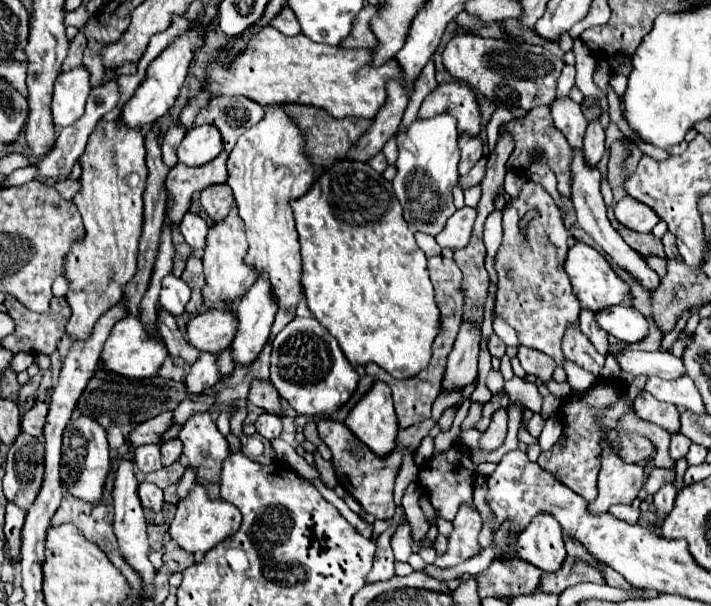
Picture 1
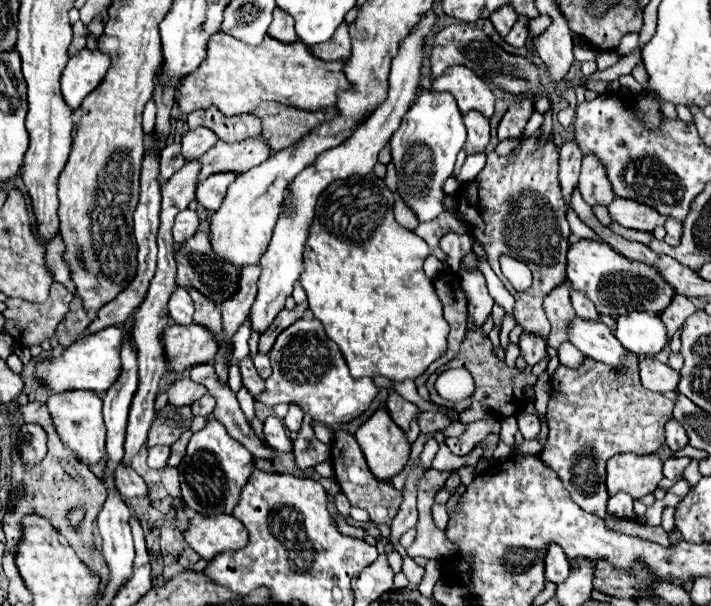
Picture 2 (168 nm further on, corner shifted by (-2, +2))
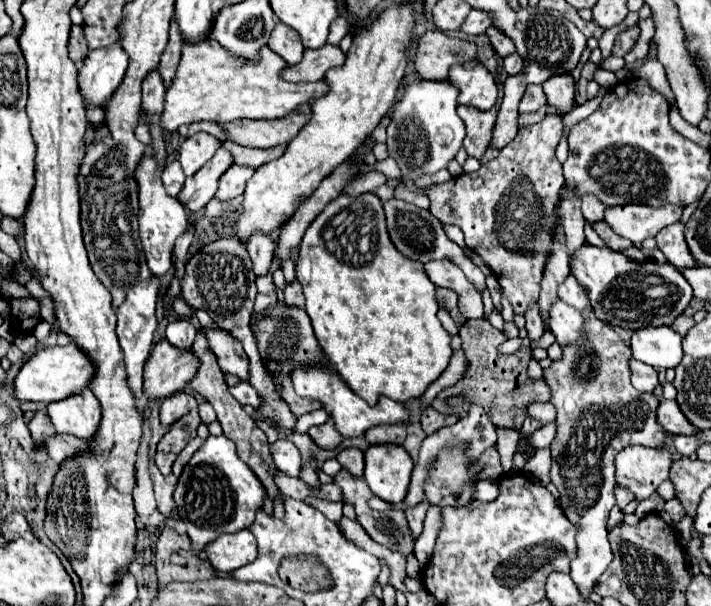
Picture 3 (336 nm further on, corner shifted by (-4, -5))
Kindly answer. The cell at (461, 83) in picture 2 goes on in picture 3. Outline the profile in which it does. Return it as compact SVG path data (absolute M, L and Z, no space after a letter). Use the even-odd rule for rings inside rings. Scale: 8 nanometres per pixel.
M480 61L454 65L450 69L450 81L460 89L458 103L472 105L480 111L488 111L488 107L496 103L496 79Z

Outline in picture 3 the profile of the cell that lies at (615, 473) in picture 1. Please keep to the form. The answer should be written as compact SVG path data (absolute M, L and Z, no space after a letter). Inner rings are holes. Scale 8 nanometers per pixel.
M630 445L624 447L618 455L616 455L616 479L618 485L628 487L636 499L648 499L656 487L668 479L668 471L670 471L670 463L672 463L672 453L668 451L668 447L642 447L642 445Z

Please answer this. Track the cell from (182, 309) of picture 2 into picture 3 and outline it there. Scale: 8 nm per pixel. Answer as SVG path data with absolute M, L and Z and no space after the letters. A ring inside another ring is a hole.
M180 319L178 323L168 323L166 327L168 343L178 349L190 349L194 343L194 335L196 335L196 327L186 319Z

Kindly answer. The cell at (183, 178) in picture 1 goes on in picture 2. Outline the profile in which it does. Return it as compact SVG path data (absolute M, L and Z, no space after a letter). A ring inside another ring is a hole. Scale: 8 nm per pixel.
M242 140L242 142L218 142L206 156L198 158L200 172L198 184L212 174L218 172L236 172L242 174L258 164L262 164L270 156L270 148L264 140Z

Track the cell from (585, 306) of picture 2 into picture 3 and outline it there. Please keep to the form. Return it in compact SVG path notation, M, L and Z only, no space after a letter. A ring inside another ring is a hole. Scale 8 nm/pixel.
M568 275L568 277L564 279L564 283L560 283L560 287L558 287L558 297L560 297L562 301L566 301L568 305L576 307L578 311L592 309L590 303L588 303L586 291L580 287L580 283L574 279L574 275Z

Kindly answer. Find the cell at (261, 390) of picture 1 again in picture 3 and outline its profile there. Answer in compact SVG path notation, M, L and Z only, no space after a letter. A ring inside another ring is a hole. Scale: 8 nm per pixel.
M200 327L206 341L208 349L216 355L218 365L224 373L234 373L238 379L248 381L248 357L244 355L244 349L228 331L224 329L210 329L210 327Z

